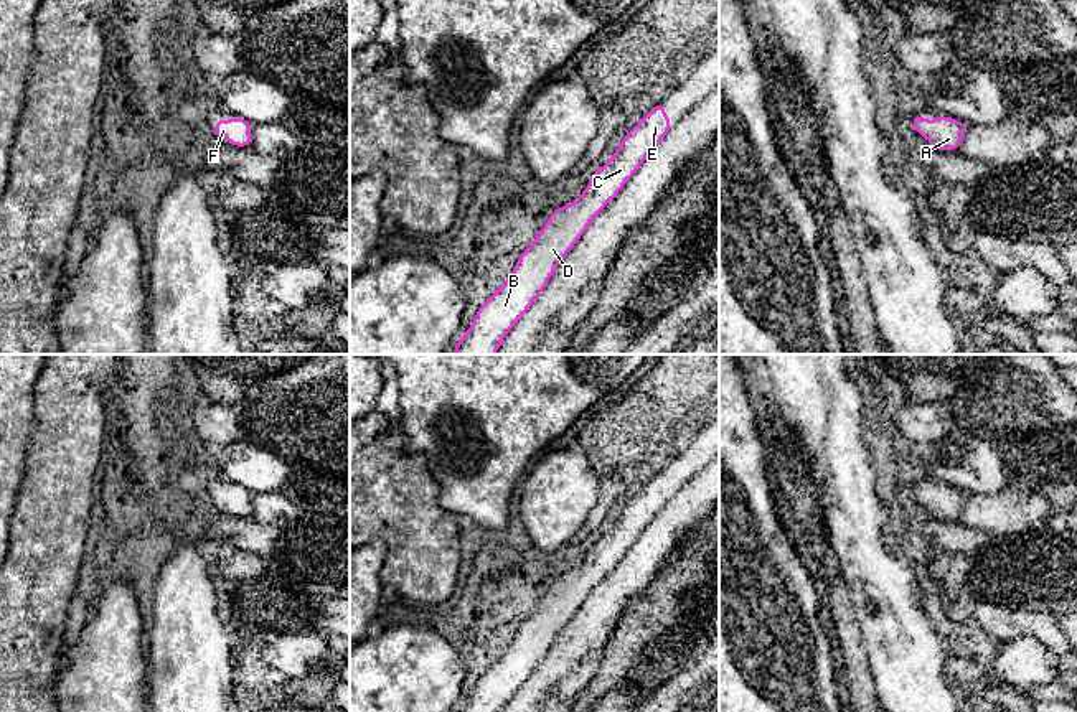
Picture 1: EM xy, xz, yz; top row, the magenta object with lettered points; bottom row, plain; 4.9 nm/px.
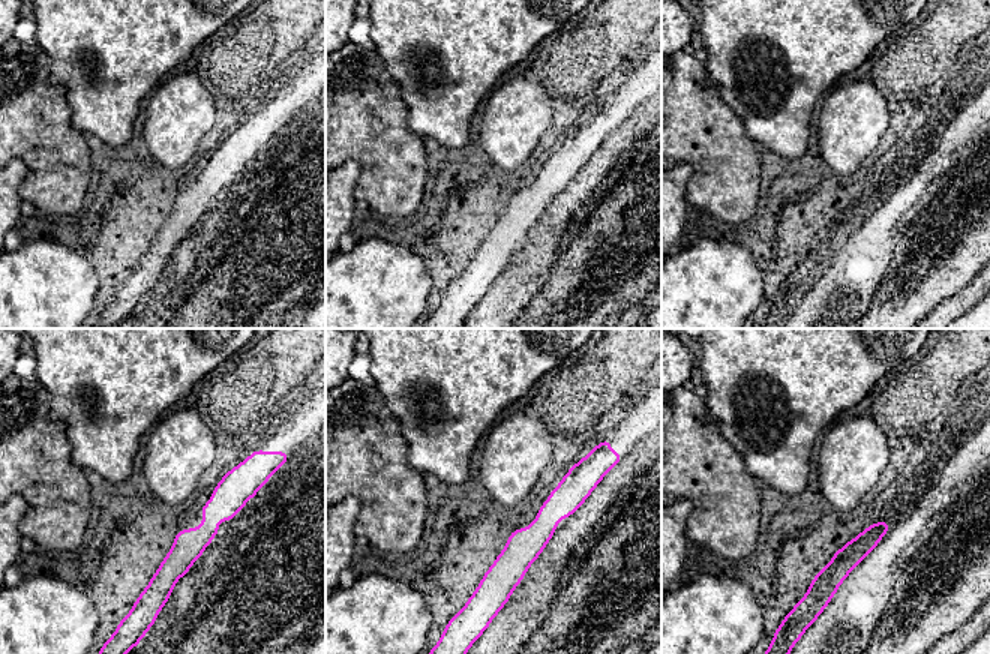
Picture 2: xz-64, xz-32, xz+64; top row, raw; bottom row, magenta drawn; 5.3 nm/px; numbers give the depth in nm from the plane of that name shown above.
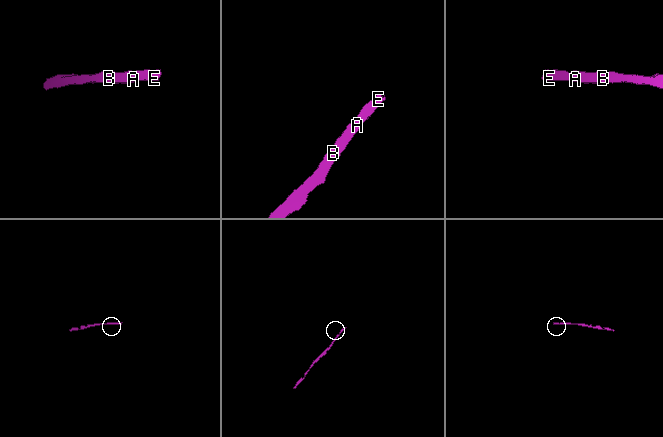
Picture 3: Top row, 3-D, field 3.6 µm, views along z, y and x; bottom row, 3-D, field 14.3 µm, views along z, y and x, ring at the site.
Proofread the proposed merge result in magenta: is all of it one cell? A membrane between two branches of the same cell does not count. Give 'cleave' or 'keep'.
keep

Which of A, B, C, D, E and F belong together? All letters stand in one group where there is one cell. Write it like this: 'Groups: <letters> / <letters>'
Groups: A B C D E F

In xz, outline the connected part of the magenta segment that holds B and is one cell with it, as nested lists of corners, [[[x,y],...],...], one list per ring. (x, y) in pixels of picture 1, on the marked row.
[[[661,101],[623,137],[614,157],[594,171],[586,191],[574,204],[551,213],[534,242],[520,254],[511,275],[477,310],[472,328],[459,338],[452,354],[496,353],[501,340],[539,297],[559,262],[594,218],[622,191],[622,186],[671,129]]]

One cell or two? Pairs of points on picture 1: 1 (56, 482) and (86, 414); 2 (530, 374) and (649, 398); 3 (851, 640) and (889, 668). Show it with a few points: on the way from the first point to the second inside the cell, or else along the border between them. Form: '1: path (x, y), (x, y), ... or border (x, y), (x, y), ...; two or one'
1: path (63, 465), (70, 430); one
2: border (619, 386), (581, 414); two
3: border (853, 615), (860, 628), (874, 689); two

